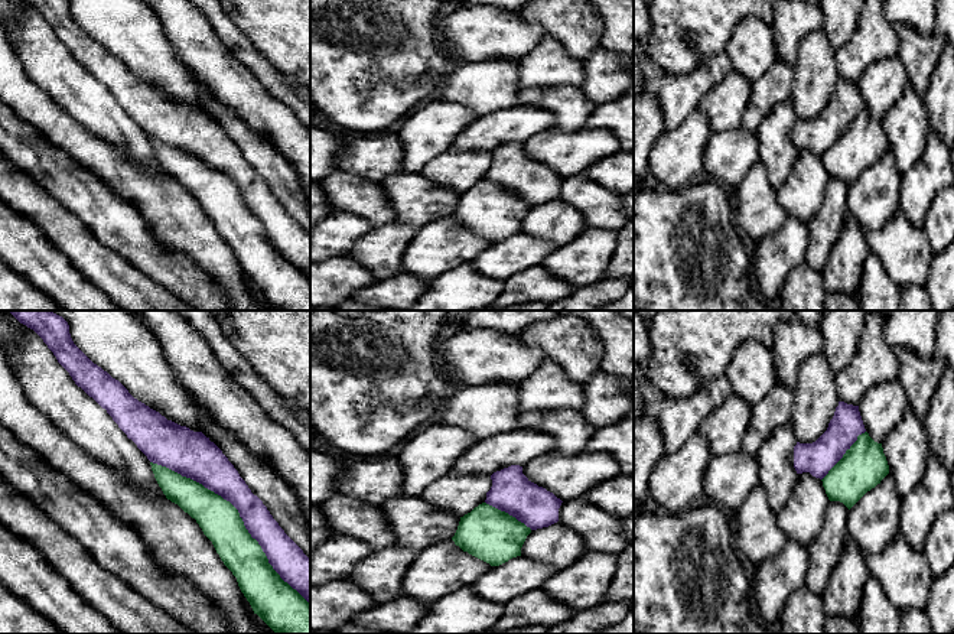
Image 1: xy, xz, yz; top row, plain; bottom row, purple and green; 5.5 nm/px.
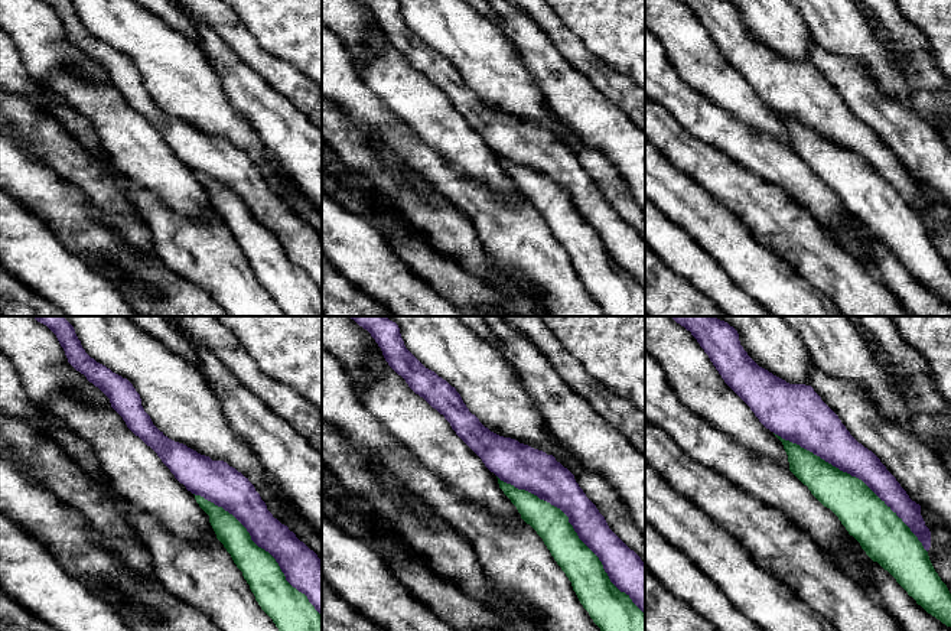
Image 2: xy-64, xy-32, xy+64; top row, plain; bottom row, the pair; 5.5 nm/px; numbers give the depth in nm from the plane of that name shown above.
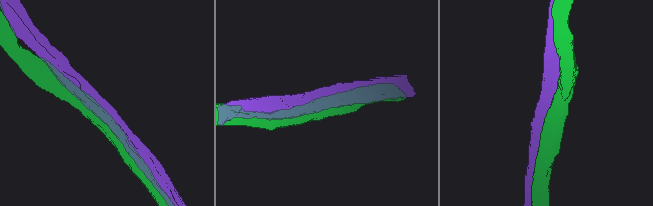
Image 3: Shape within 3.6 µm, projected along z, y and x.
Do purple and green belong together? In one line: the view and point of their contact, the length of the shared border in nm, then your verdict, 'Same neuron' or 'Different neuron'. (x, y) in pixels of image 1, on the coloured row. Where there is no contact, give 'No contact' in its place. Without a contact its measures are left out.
Touches purple at xy (240, 514). Shared border 1200 nm. Different neuron

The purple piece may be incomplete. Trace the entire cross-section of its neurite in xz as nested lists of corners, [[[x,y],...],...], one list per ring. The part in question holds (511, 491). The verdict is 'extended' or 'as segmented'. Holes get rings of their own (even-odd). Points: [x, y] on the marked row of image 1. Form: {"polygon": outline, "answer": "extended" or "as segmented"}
{"polygon": [[[511,465],[491,475],[492,487],[485,503],[508,513],[531,530],[548,527],[559,521],[561,500],[531,482],[522,466]]], "answer": "as segmented"}

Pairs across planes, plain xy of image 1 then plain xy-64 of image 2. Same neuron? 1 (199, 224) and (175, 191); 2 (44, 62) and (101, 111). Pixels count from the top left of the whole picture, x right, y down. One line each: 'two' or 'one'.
1: two
2: one

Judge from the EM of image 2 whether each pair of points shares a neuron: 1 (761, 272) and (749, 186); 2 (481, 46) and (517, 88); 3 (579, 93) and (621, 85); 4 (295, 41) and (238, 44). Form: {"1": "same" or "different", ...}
{"1": "different", "2": "same", "3": "different", "4": "different"}

